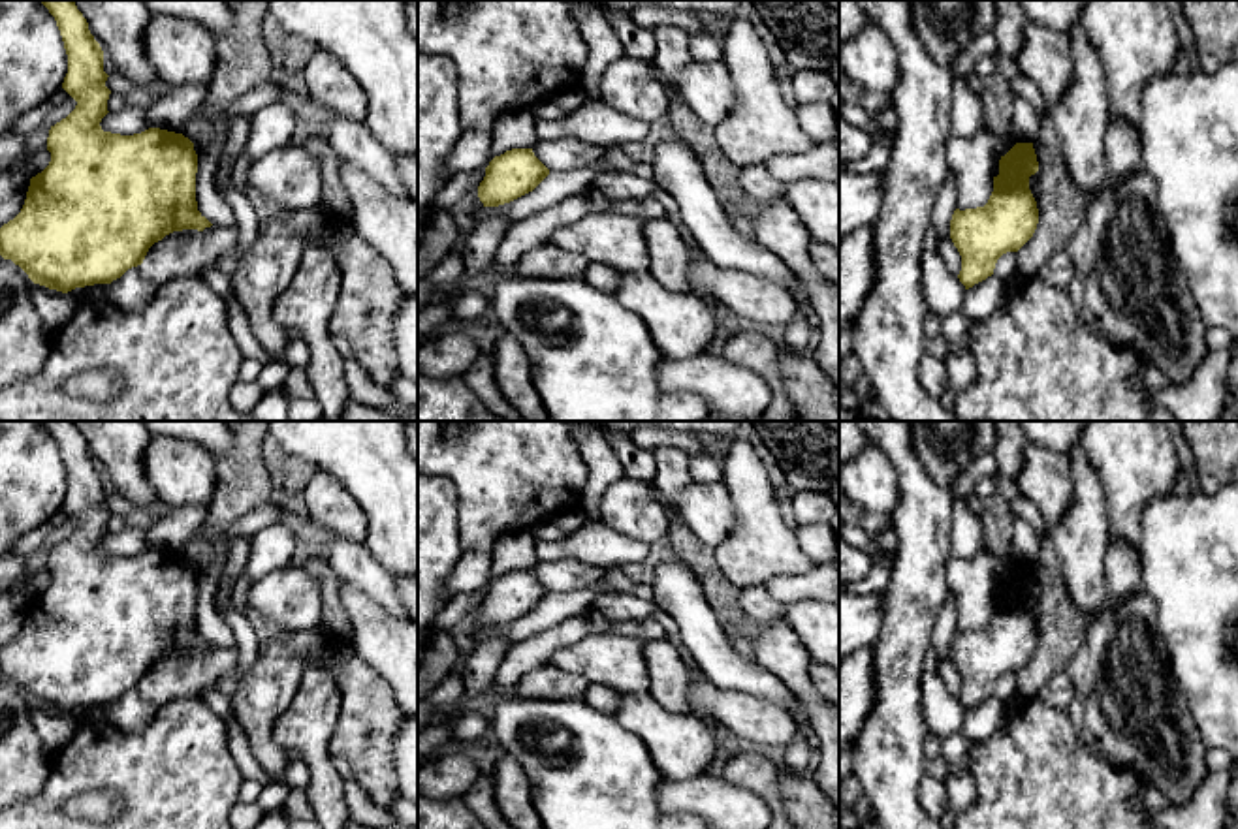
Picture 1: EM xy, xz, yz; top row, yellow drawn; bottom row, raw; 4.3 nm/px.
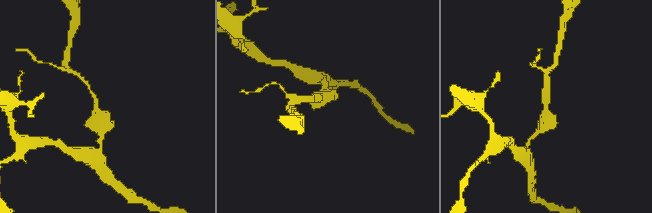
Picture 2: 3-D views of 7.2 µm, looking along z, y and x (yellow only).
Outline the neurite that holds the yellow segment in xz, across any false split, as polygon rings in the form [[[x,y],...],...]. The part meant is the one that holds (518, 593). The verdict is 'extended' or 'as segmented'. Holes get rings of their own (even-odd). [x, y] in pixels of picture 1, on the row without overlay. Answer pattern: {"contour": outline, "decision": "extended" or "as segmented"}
{"contour": [[[512,570],[489,583],[478,618],[484,628],[499,628],[532,613],[548,596],[532,570]]], "decision": "as segmented"}

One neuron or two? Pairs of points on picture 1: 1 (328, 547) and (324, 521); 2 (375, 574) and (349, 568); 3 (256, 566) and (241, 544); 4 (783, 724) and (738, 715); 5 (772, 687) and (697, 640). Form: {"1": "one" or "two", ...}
{"1": "two", "2": "one", "3": "two", "4": "one", "5": "one"}

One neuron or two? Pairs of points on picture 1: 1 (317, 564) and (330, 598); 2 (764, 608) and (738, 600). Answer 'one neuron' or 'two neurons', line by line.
1: one neuron
2: one neuron

